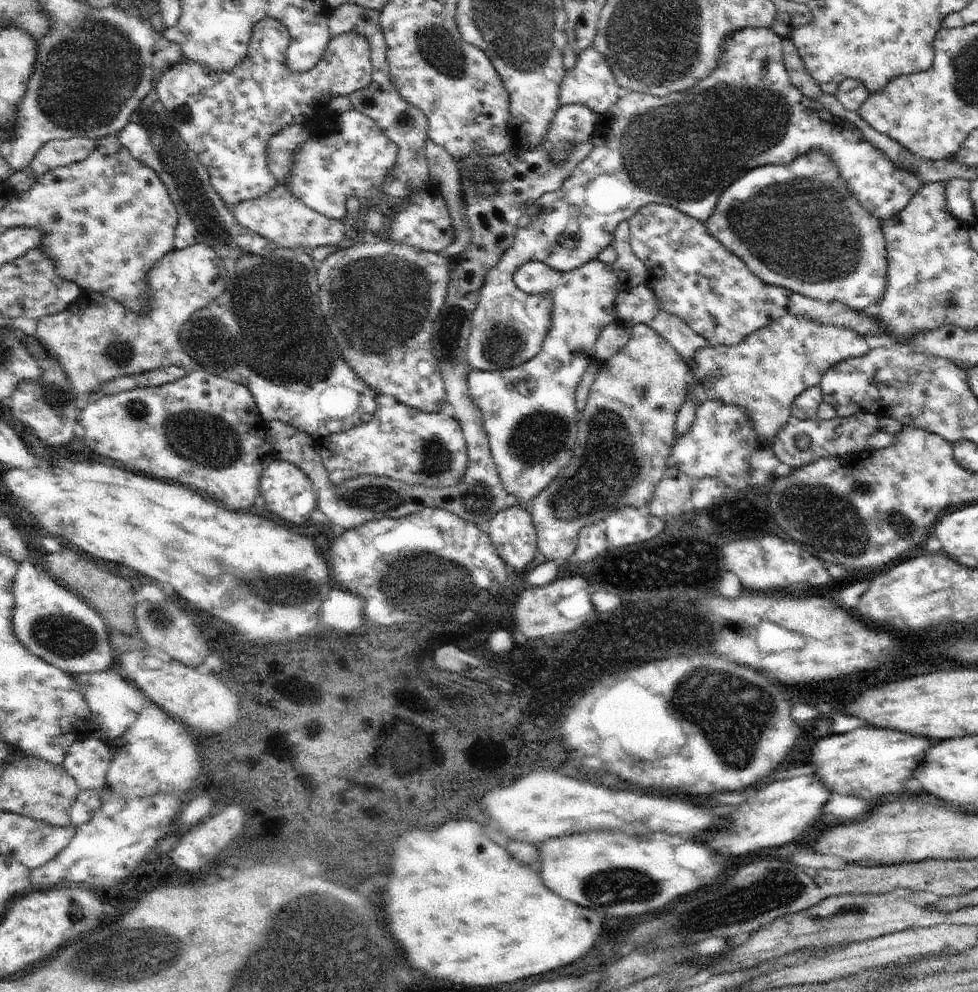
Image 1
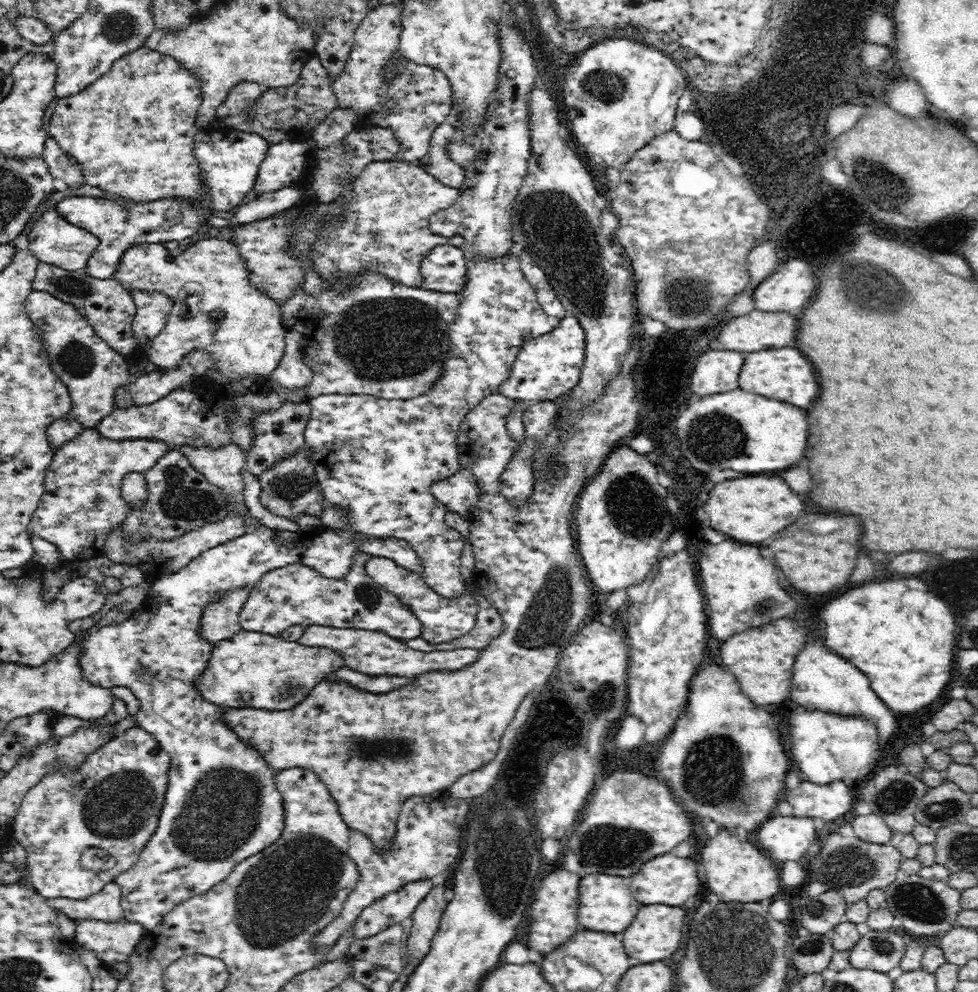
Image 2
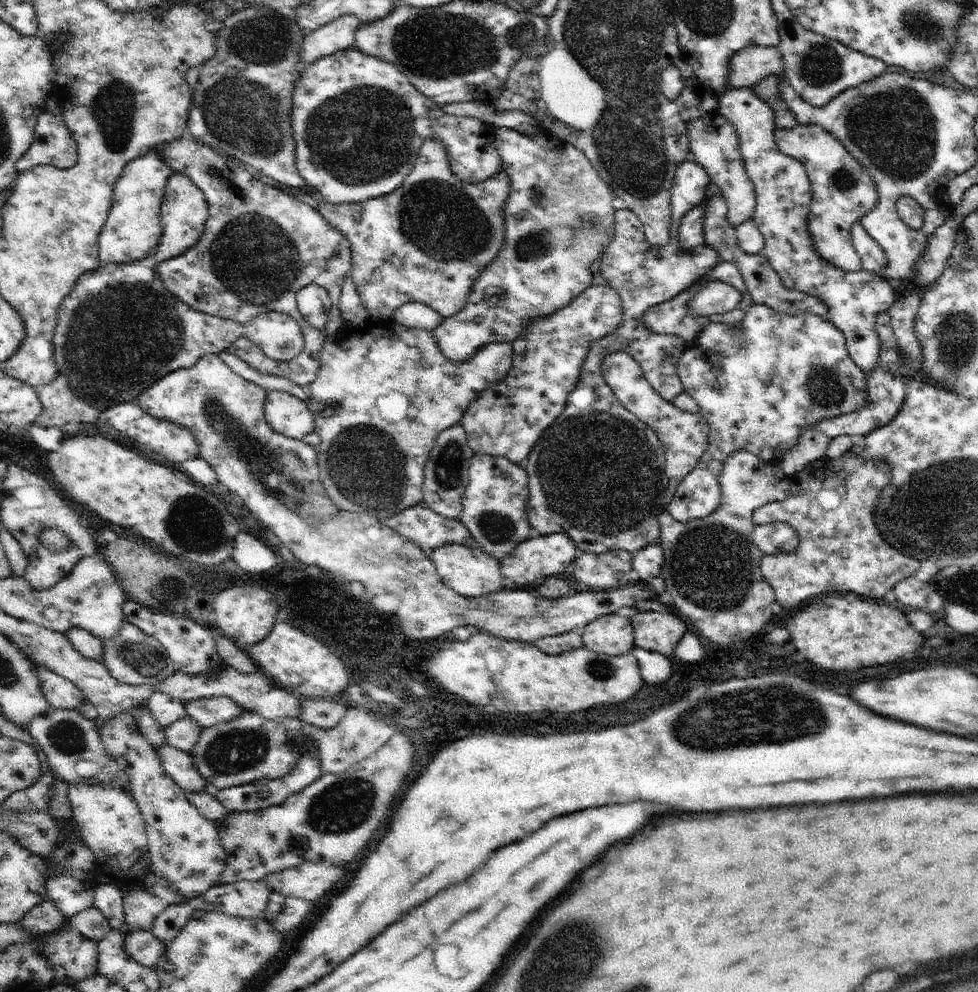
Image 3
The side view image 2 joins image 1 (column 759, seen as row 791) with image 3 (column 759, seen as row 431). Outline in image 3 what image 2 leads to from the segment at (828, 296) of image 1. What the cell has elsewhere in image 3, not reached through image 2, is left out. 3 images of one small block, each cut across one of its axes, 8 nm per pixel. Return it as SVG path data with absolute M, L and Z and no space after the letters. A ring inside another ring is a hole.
M753 304L741 324L709 324L699 332L697 342L685 346L677 362L677 376L697 404L707 426L707 448L695 468L667 496L667 512L677 522L691 522L709 516L721 502L719 476L731 454L751 452L763 462L779 464L797 446L801 430L809 430L829 418L839 418L865 408L867 376L847 354L845 336L827 320L815 314L779 314L767 306Z

